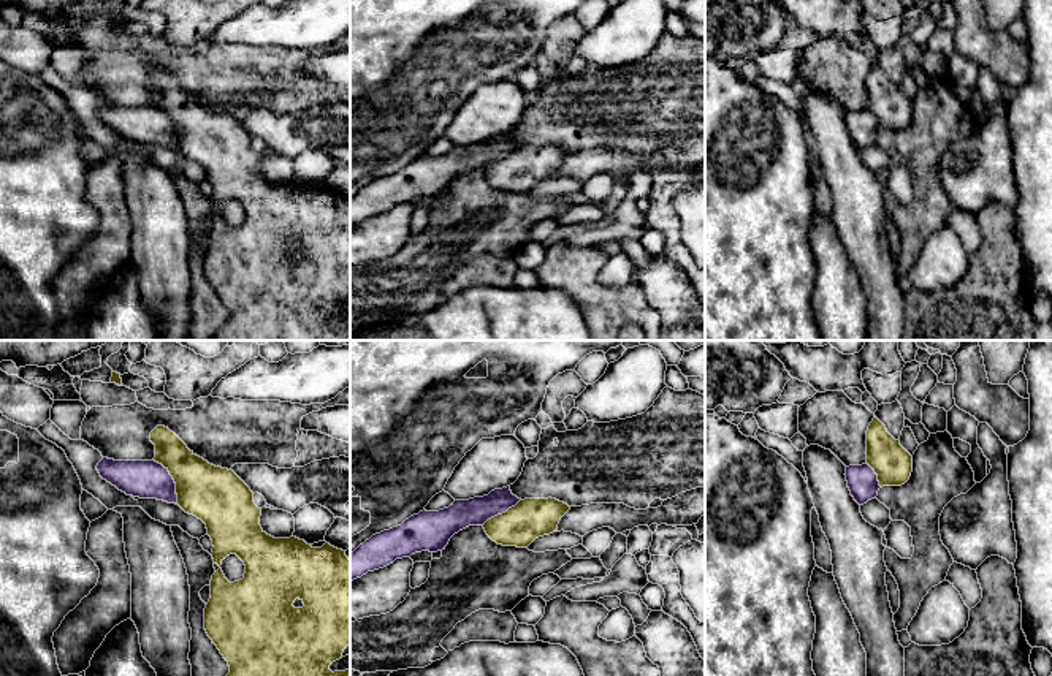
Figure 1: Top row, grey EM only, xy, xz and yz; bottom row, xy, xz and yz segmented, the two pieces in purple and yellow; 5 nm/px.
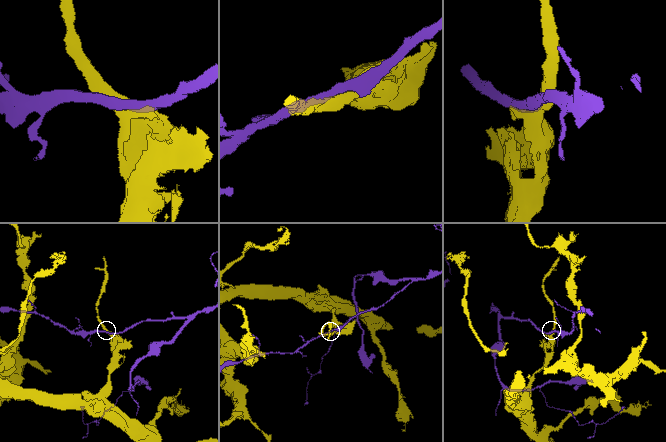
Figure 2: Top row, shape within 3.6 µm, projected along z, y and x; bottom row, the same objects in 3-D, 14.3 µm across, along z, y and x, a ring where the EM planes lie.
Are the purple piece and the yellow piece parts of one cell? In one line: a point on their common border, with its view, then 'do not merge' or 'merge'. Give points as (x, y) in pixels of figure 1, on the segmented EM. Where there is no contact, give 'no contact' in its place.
meets purple in xy at (173, 482); do not merge

